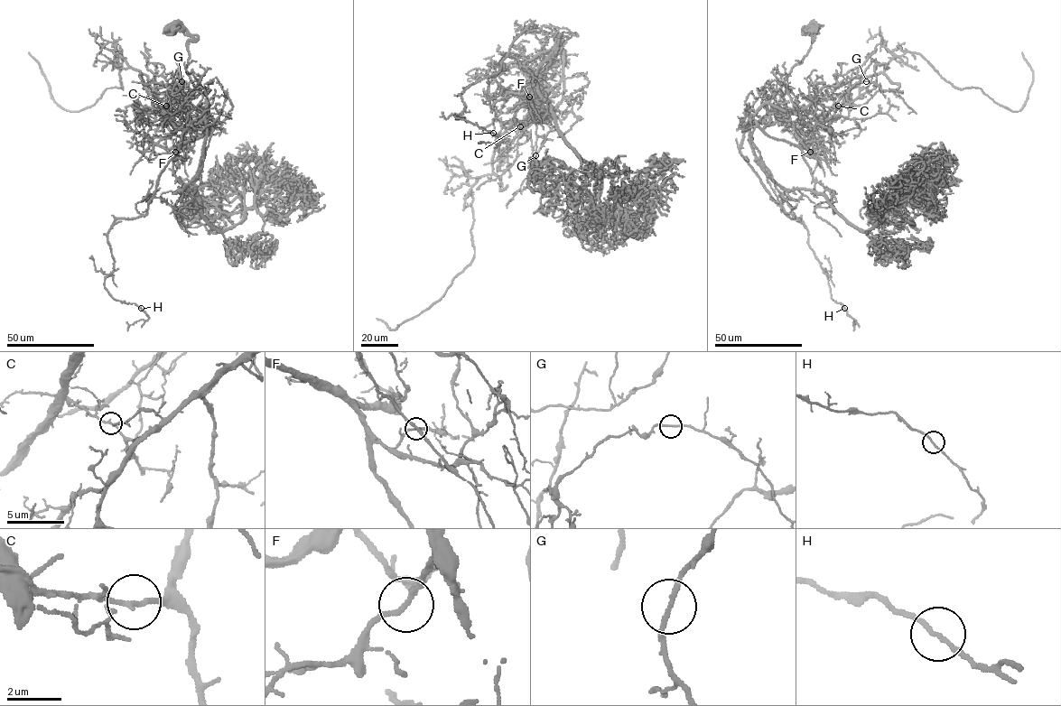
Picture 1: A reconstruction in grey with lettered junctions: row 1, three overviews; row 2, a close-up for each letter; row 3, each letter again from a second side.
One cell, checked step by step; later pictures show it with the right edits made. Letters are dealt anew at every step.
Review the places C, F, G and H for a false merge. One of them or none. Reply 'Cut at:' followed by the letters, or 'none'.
Cut at: C

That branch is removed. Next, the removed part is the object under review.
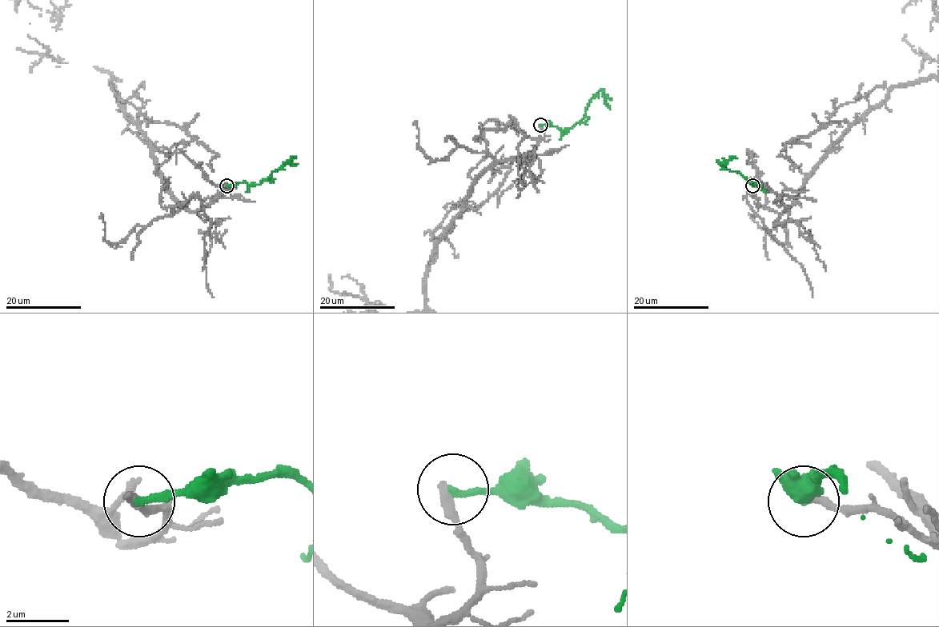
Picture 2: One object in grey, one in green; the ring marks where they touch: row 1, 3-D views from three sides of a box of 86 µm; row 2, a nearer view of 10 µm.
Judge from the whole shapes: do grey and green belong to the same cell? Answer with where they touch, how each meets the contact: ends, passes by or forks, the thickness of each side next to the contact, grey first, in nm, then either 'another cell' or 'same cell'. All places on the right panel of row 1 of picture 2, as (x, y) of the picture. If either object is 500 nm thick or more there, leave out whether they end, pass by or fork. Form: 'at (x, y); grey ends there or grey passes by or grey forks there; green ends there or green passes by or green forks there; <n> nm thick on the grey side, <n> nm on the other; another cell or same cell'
at (752, 185); grey ends there; green ends there; 320 nm thick on the grey side, 240 nm on the other; another cell

